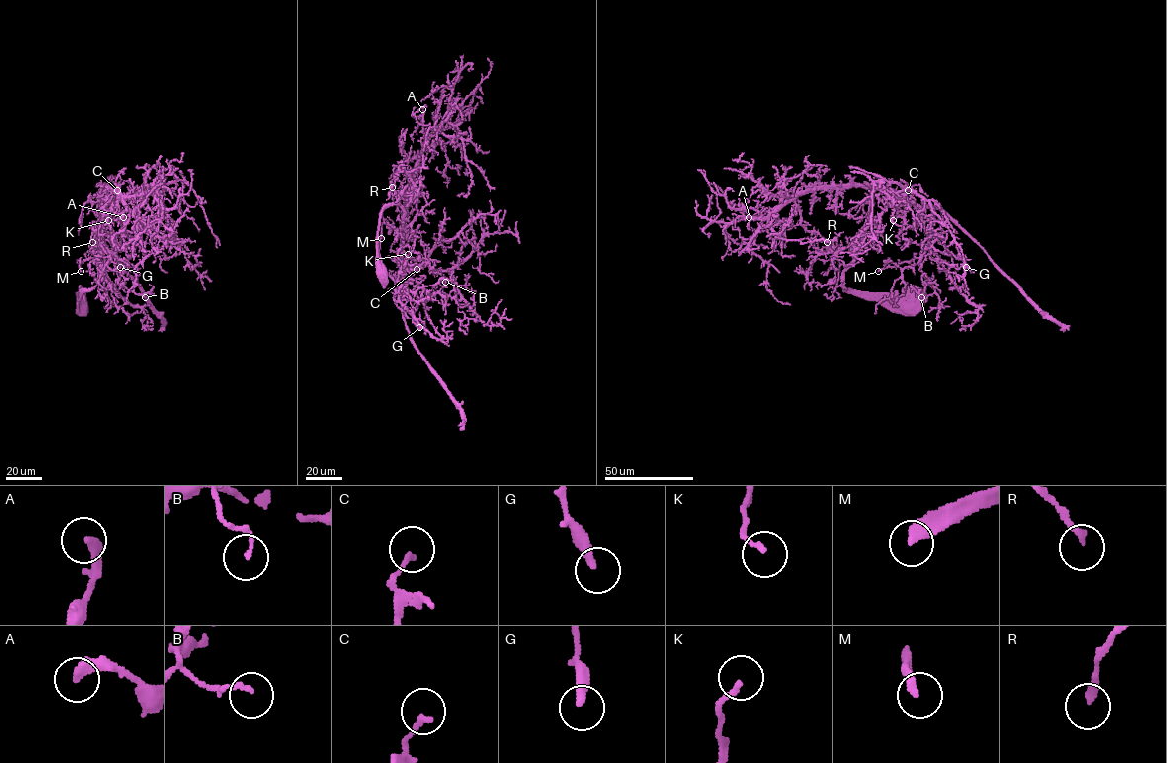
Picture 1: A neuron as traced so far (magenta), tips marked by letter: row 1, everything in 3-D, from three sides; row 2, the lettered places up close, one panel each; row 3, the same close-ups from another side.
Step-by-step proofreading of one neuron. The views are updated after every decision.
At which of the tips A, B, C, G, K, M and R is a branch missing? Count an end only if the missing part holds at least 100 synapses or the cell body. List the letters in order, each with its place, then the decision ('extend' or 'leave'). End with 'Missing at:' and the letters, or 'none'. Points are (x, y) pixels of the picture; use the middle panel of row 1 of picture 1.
A: (422, 109) | leave
B: (445, 282) | leave
C: (416, 269) | leave
G: (419, 327) | leave
K: (408, 254) | leave
M: (381, 238) | extend
R: (392, 187) | leave
Missing at: M

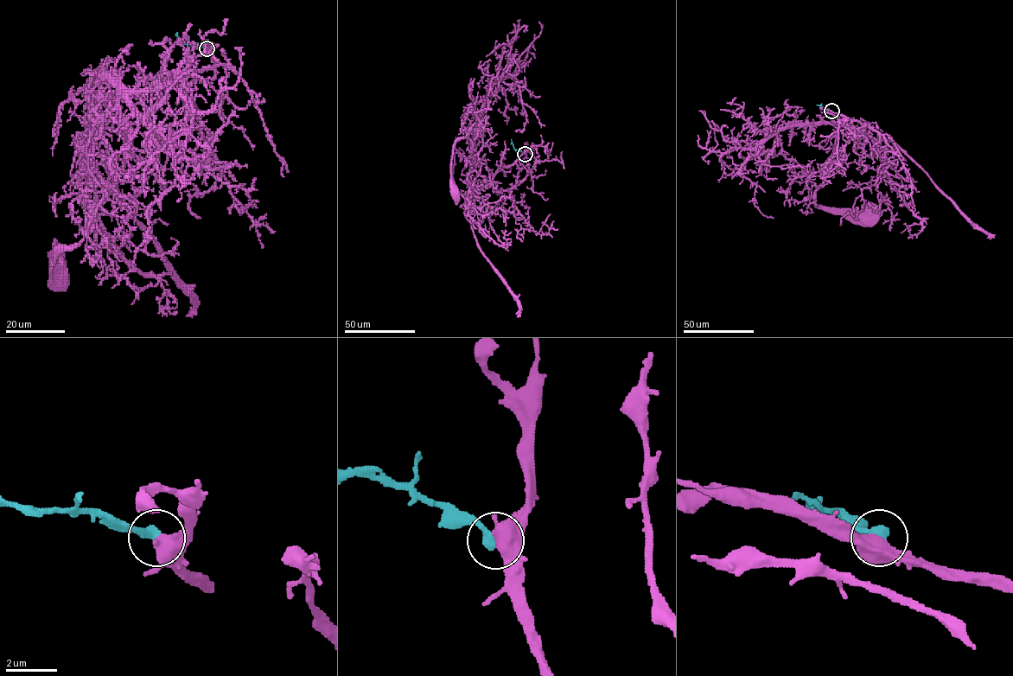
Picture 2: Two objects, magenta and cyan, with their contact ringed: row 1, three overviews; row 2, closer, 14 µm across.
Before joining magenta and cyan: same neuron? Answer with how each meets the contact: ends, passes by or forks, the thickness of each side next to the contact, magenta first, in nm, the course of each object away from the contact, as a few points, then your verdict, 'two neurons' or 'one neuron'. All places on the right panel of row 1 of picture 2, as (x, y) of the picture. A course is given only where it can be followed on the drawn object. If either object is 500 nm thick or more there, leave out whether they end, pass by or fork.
magenta forks there; cyan ends there; 400 nm thick on the magenta side, 460 nm on the other; magenta runs (831, 111), (868, 125), (866, 134), (839, 129), (816, 205), (870, 219); cyan runs (831, 111), (817, 105); one neuron

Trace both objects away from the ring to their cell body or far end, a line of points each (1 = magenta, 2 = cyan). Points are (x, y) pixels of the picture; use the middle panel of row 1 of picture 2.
1: (525, 154), (529, 171), (510, 188), (474, 188), (473, 143), (459, 138), (451, 161), (455, 193)
2: (525, 154), (515, 149), (512, 139)

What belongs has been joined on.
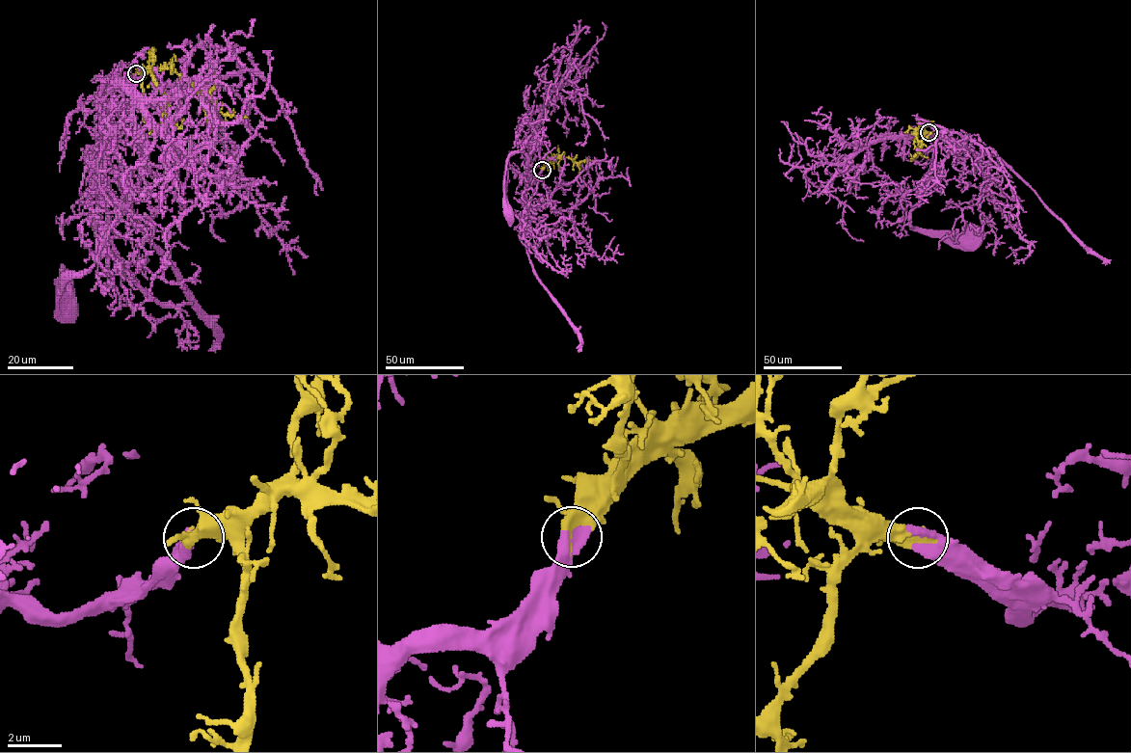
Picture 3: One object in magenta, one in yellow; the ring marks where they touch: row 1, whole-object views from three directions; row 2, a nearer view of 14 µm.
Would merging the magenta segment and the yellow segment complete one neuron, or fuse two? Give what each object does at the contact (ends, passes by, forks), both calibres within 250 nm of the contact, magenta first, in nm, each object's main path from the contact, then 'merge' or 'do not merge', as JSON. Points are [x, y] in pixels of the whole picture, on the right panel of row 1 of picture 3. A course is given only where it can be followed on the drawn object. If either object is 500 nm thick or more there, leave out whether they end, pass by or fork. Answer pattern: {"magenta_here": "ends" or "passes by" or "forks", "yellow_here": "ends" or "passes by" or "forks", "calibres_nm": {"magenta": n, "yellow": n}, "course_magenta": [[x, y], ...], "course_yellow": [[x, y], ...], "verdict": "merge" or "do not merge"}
{"magenta_here": "ends", "yellow_here": "passes by", "calibres_nm": {"magenta": 480, "yellow": 360}, "course_magenta": [[929, 132], [936, 136], [934, 160], [924, 196], [911, 211], [911, 226], [936, 232], [947, 239], [972, 242]], "course_yellow": [[929, 132], [916, 131], [916, 138], [922, 145], [919, 152]], "verdict": "merge"}

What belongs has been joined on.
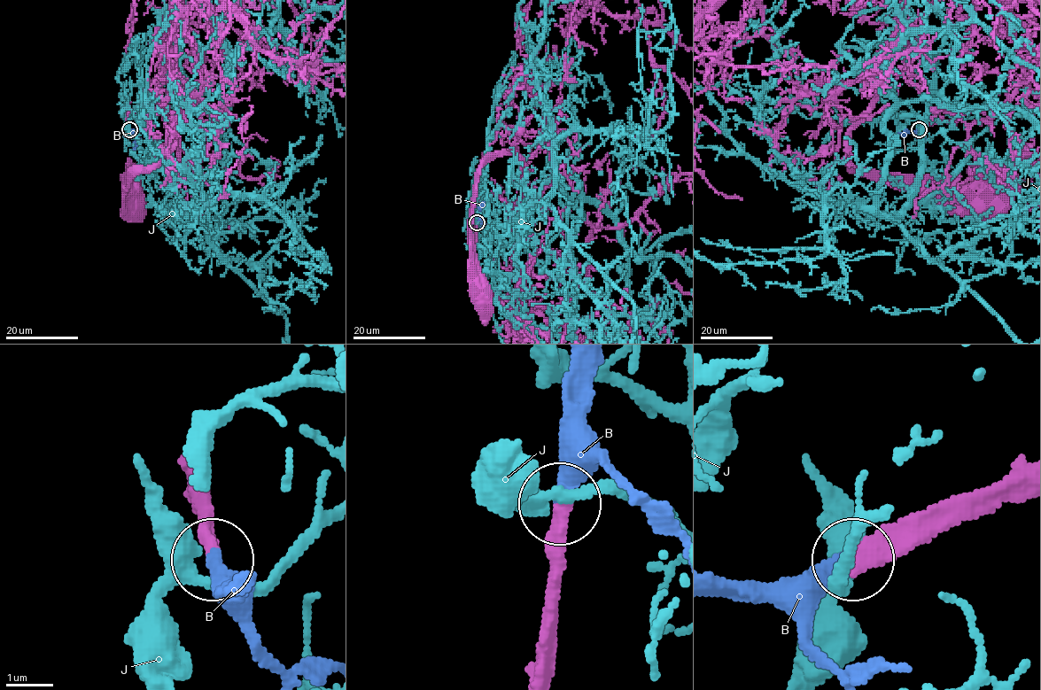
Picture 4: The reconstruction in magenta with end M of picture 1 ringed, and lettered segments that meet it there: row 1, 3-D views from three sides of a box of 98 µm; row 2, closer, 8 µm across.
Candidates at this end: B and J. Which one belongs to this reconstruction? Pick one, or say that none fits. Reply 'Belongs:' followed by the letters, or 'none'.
Belongs: B

